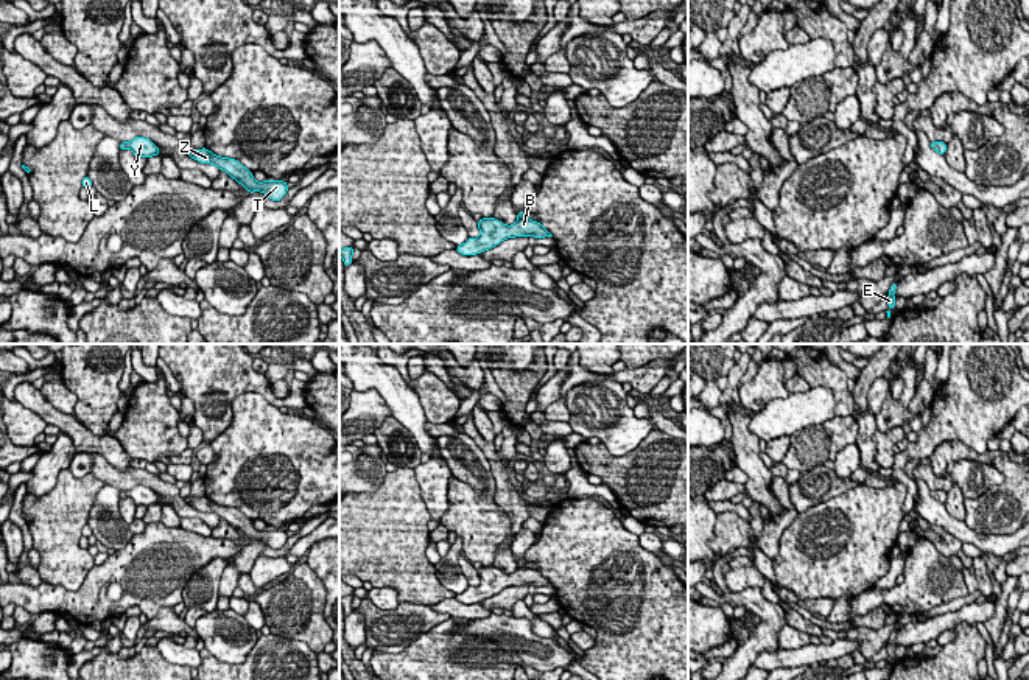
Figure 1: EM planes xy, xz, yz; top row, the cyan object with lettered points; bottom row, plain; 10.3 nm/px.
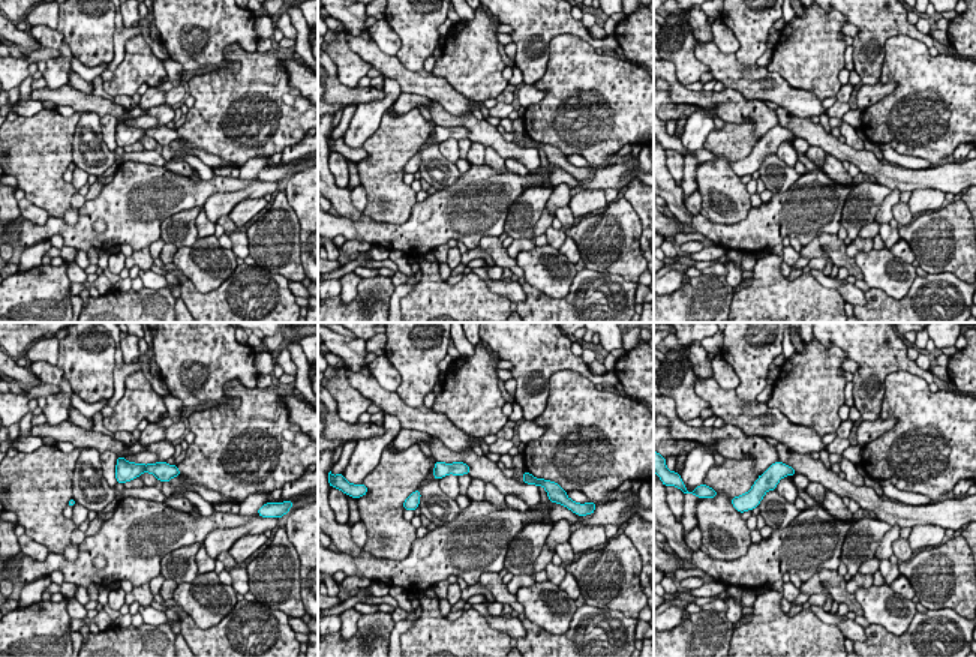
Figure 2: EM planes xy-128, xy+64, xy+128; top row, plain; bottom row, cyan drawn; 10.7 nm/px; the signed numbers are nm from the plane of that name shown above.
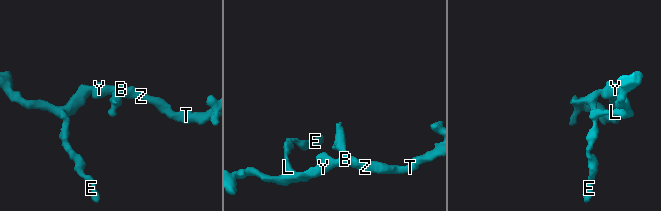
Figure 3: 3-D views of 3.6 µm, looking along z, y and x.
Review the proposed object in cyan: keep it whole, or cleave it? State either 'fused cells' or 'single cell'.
single cell

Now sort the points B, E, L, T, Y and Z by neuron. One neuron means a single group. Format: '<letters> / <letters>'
B E L T Y Z

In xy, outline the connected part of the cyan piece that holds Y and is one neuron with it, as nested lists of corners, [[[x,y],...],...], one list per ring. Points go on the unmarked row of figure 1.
[[[135,485],[131,490],[121,490],[120,492],[120,499],[129,496],[135,506],[151,506],[151,504],[159,504],[159,496],[145,485]]]

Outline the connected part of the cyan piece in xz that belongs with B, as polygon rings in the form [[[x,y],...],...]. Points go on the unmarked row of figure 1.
[[[525,560],[517,562],[517,571],[506,574],[498,568],[483,566],[478,570],[479,585],[469,587],[464,593],[456,594],[456,599],[462,604],[476,604],[493,594],[500,593],[506,587],[514,585],[553,585],[540,571],[526,566]]]

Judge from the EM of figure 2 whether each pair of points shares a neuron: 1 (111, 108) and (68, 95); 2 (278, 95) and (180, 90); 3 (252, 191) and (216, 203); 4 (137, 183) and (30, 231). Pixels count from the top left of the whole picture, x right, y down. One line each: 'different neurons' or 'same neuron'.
1: same neuron
2: different neurons
3: same neuron
4: same neuron

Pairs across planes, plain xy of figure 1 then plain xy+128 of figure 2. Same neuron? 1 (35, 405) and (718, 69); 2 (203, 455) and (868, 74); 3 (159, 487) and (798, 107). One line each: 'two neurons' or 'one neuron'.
1: one neuron
2: two neurons
3: two neurons

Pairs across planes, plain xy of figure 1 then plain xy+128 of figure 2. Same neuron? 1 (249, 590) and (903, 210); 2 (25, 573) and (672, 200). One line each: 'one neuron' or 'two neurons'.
1: one neuron
2: one neuron

